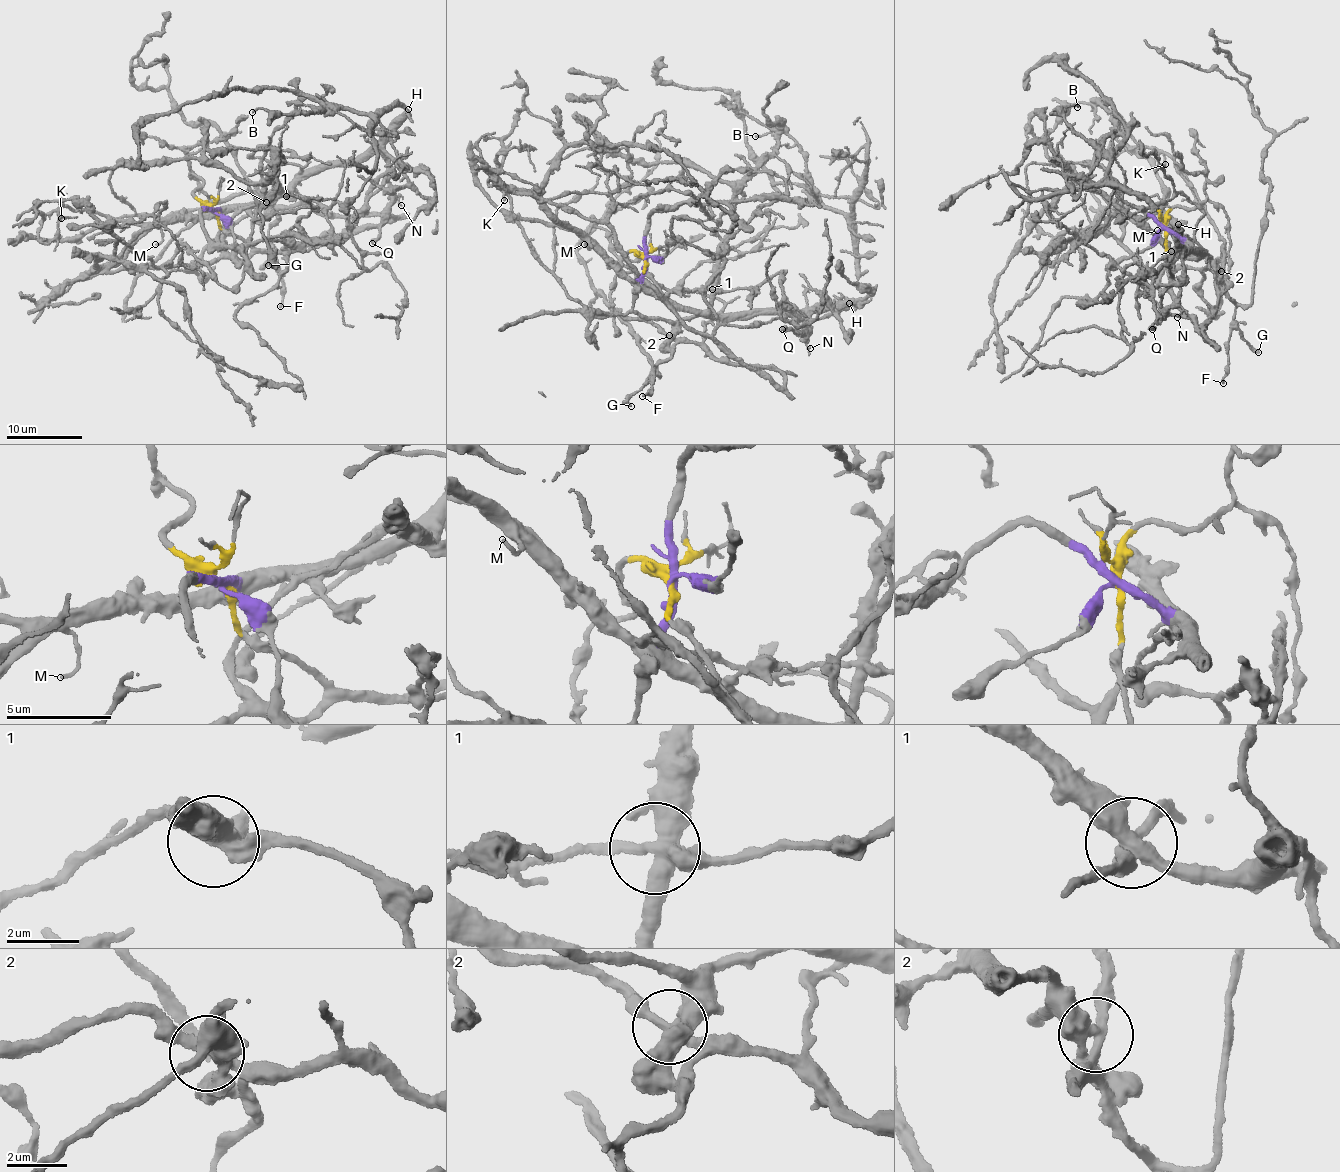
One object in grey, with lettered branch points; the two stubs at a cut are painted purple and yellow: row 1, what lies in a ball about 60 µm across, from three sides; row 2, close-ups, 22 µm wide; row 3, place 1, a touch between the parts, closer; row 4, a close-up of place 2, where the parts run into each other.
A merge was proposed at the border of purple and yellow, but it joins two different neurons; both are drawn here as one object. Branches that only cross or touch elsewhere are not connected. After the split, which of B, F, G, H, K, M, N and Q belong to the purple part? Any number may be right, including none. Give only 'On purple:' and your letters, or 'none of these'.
On purple: B, H, M, N, Q

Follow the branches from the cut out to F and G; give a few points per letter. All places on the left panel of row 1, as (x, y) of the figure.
F: (214, 210), (223, 231), (276, 251), (355, 235), (392, 216), (277, 210), (269, 229), (279, 307)
G: (214, 210), (223, 231), (276, 251), (355, 235), (391, 216), (281, 207), (269, 229), (269, 265)

